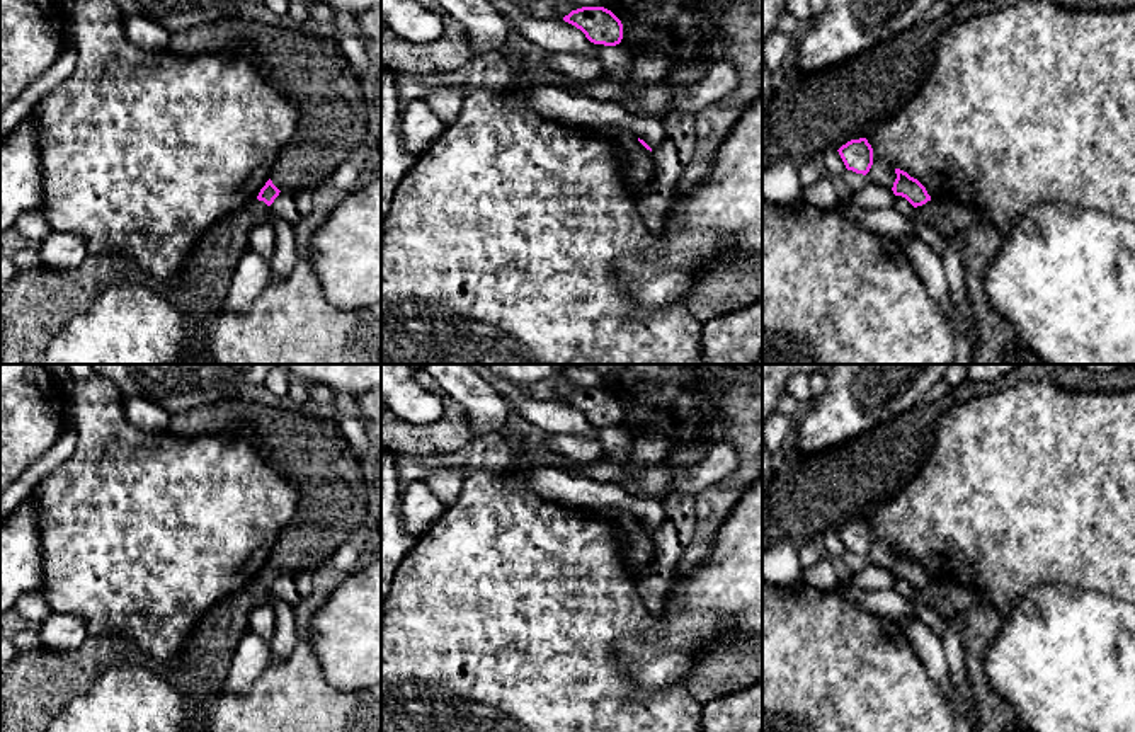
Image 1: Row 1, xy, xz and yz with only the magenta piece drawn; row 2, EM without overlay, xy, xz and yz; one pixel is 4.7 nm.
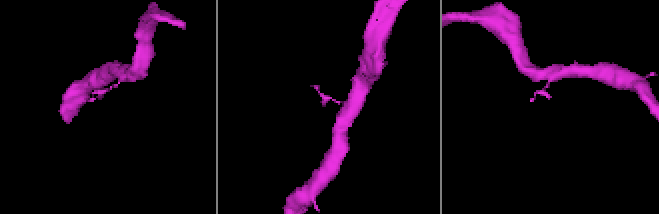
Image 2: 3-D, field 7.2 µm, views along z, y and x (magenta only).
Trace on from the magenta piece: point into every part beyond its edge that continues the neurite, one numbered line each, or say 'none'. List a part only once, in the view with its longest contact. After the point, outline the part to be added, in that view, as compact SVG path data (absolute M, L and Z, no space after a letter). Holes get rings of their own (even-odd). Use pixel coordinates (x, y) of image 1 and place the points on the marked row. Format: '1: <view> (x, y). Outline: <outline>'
none

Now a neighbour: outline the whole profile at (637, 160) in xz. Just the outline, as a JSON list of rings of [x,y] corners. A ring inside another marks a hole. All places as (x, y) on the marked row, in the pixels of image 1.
[[[585,126],[580,129],[618,145],[621,152],[623,177],[631,189],[640,191],[648,184],[653,174],[652,152],[638,141],[635,133],[621,128],[597,129],[594,126]]]

